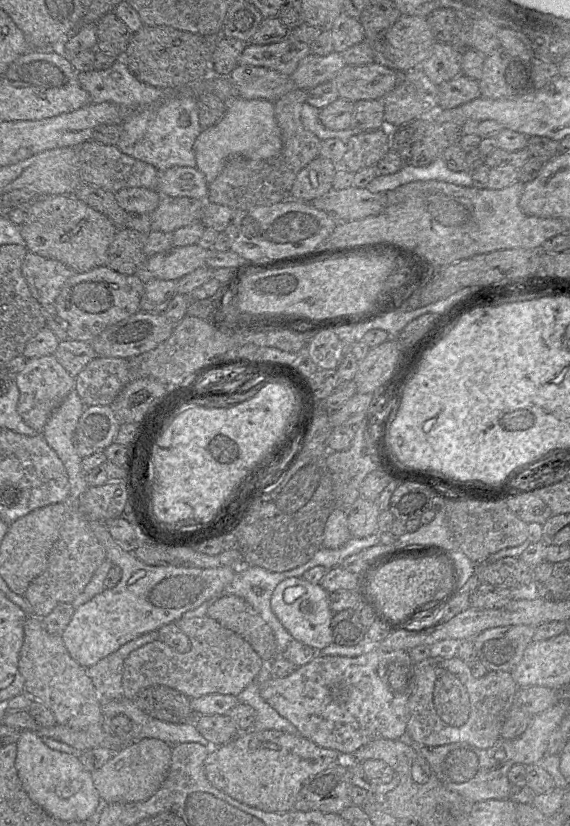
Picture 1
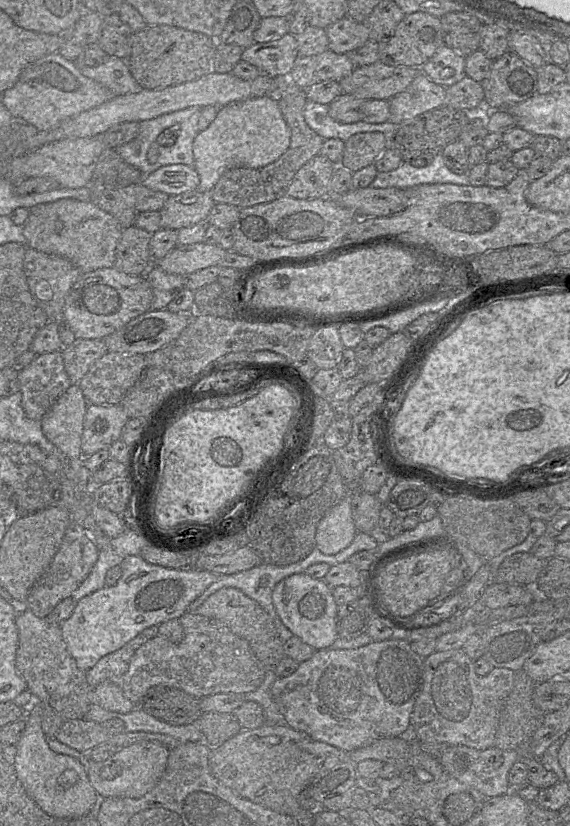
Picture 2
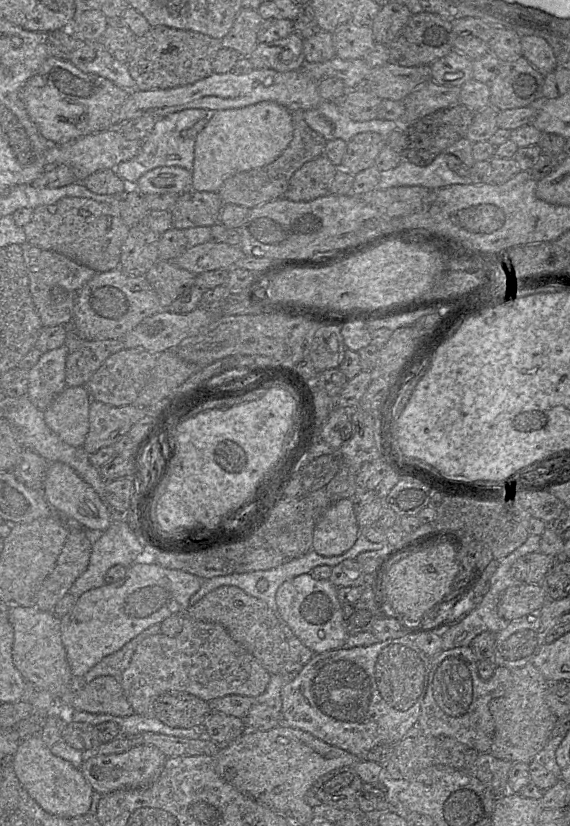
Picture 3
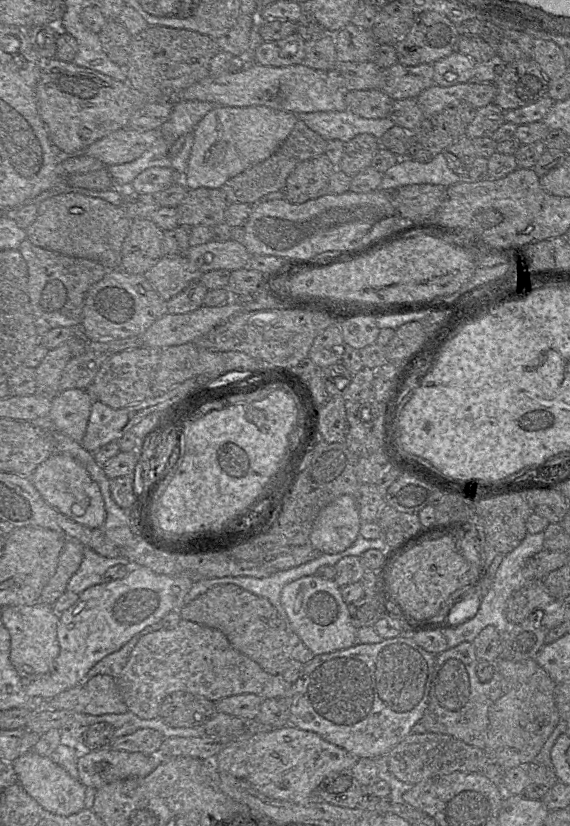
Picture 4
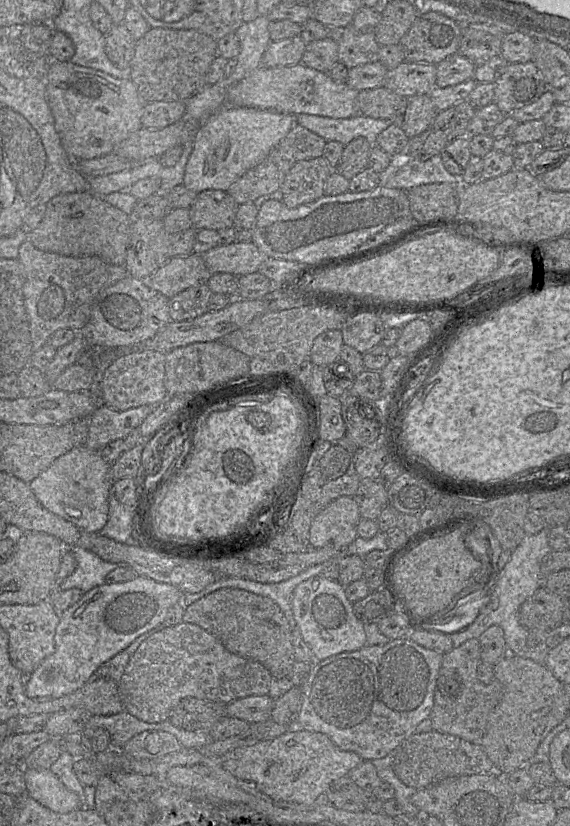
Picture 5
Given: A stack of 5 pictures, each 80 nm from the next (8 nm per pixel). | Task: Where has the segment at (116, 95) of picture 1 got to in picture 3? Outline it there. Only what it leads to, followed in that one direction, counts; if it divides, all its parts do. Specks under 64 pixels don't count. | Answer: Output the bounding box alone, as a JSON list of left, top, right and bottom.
[75,42,210,187]

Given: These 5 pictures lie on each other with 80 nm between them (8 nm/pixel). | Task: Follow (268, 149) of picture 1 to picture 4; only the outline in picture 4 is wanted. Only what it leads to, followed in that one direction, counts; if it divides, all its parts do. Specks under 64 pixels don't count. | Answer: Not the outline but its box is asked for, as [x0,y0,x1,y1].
[182,106,298,190]

